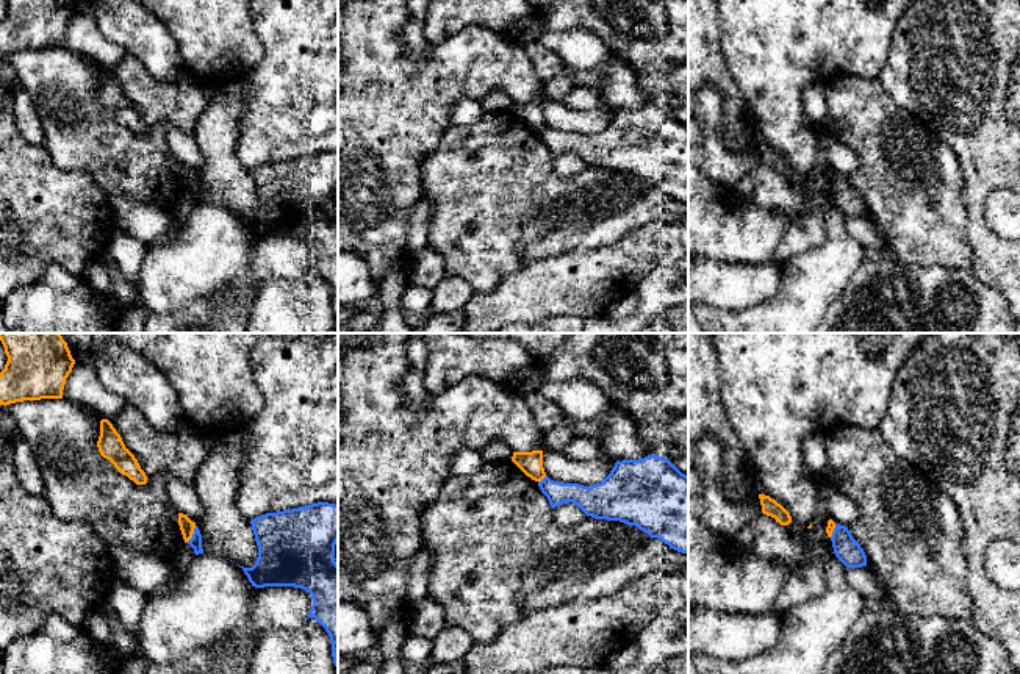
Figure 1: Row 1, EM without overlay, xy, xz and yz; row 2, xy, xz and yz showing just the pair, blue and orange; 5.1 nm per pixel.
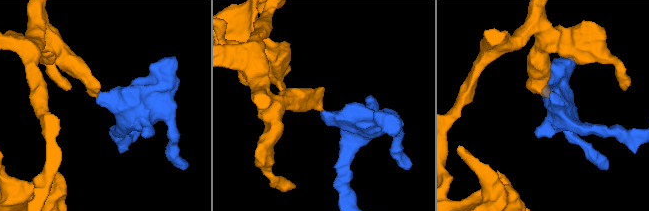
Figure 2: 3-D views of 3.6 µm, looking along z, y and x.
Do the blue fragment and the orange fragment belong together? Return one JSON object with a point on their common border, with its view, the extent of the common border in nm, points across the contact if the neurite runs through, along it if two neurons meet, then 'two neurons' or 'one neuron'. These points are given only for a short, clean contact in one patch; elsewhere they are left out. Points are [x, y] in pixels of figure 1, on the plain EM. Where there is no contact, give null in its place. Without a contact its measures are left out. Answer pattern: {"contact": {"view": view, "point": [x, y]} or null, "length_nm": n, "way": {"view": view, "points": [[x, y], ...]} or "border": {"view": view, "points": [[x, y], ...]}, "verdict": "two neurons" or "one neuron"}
{"contact": {"view": "xy", "point": [193, 183]}, "length_nm": 100, "border": {"view": "xy", "points": [[196, 175], [186, 191]]}, "verdict": "two neurons"}

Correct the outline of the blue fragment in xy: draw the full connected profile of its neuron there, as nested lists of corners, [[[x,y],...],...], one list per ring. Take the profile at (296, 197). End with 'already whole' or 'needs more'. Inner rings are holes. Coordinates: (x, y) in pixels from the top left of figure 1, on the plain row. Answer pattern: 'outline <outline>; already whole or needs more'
outline [[[318,152],[293,160],[266,163],[250,170],[258,208],[252,217],[239,216],[255,238],[294,236],[313,247],[308,267],[314,267],[329,283],[332,307],[338,319],[338,155]]]; already whole

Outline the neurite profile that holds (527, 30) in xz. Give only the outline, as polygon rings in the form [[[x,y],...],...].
[[[537,14],[518,20],[513,27],[508,28],[510,39],[523,45],[527,42],[538,41],[543,33],[544,31],[541,27],[541,20]]]

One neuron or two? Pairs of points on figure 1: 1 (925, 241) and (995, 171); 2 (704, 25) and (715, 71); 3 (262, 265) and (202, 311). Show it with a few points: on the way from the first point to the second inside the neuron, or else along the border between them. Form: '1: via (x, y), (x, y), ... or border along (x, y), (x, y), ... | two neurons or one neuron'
1: border along (959, 168), (964, 193), (966, 236), (969, 240) | two neurons
2: via (706, 36), (707, 60) | one neuron
3: via (252, 282), (224, 311), (219, 311) | one neuron

